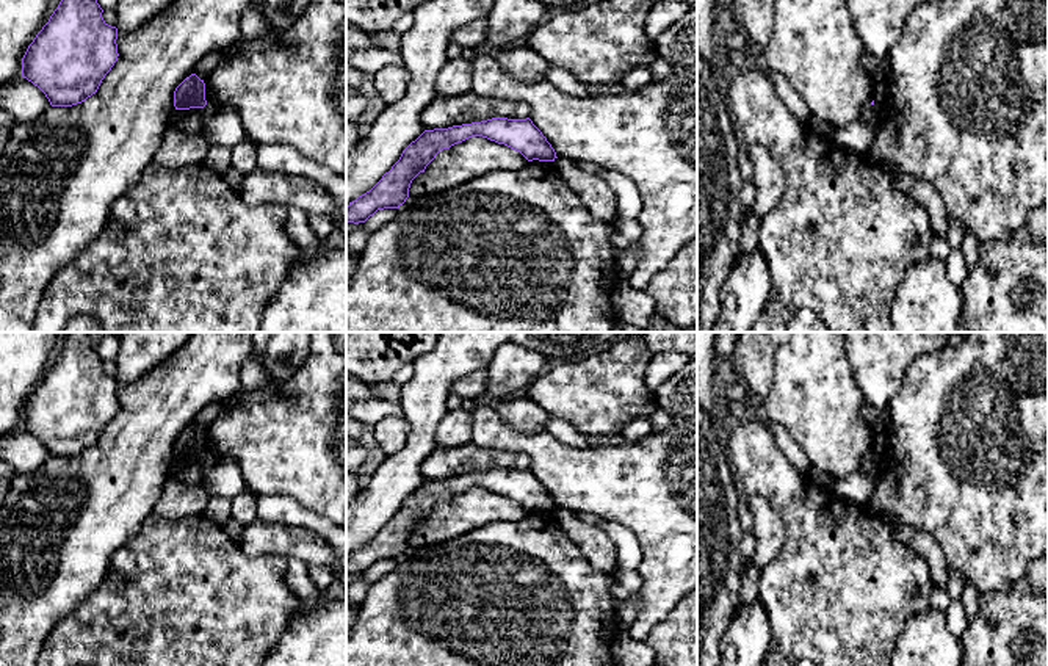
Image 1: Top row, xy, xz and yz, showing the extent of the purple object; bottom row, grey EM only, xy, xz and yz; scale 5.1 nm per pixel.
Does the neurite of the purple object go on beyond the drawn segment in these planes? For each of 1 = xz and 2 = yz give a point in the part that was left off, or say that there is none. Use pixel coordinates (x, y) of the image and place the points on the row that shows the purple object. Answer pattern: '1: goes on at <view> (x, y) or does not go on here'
1: does not go on here
2: does not go on here

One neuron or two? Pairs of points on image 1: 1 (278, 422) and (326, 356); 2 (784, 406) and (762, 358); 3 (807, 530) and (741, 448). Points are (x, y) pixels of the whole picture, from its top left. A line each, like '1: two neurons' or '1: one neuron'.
1: one neuron
2: two neurons
3: one neuron

